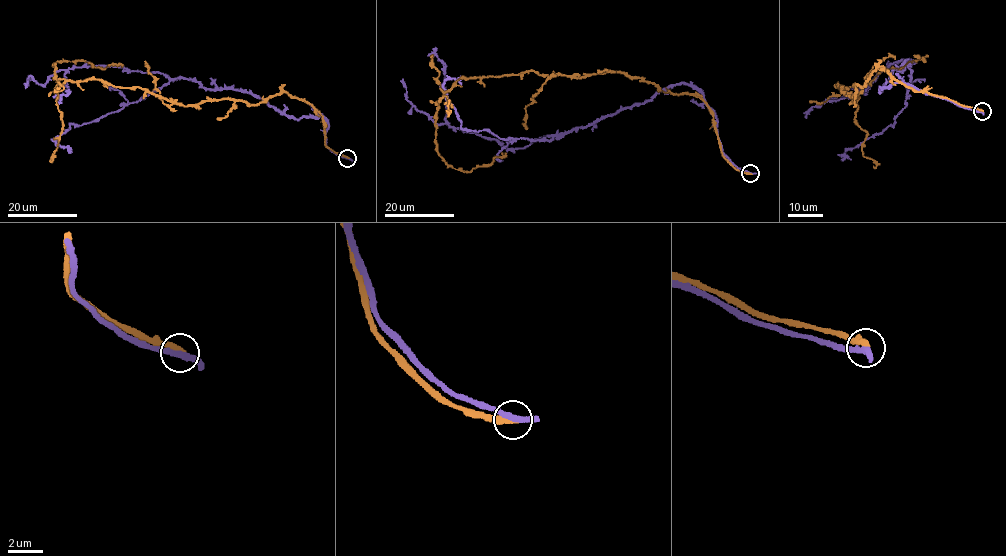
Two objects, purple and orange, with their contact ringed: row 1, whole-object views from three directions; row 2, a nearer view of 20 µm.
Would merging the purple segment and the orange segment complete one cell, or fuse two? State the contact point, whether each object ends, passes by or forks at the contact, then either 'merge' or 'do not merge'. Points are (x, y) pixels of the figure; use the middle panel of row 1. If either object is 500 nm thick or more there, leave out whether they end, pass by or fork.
(750, 173) | purple passes by | orange ends | do not merge

